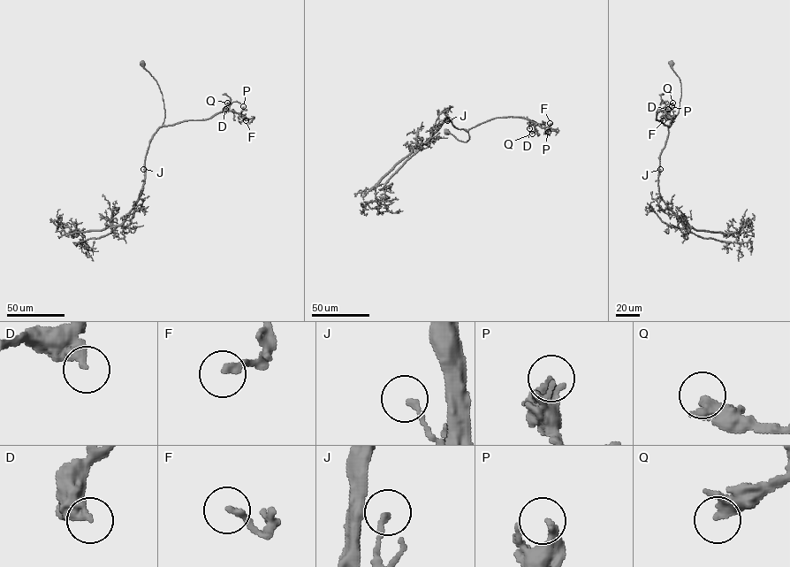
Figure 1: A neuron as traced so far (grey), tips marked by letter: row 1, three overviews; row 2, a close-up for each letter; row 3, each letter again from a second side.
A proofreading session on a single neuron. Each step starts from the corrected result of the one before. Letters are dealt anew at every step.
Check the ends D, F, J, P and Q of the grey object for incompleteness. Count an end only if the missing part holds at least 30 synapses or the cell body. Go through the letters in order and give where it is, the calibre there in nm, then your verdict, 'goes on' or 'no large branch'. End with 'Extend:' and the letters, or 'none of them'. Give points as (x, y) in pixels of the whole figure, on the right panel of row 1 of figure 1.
D: place (668, 109); calibre 300 nm; no large branch
F: place (663, 120); calibre 200 nm; no large branch
J: place (660, 169); calibre 180 nm; no large branch
P: place (672, 106); calibre 320 nm; no large branch
Q: place (672, 103); calibre 380 nm; goes on
Extend: Q

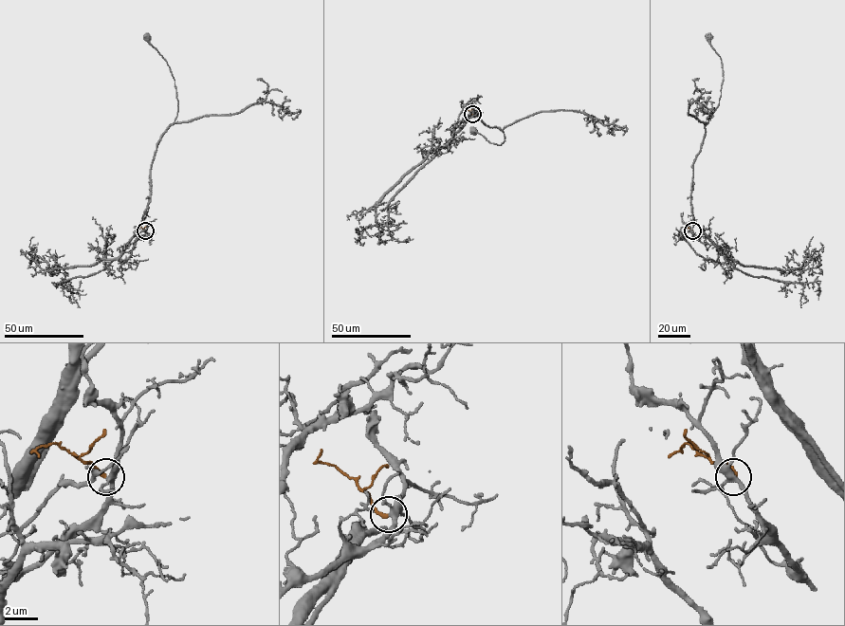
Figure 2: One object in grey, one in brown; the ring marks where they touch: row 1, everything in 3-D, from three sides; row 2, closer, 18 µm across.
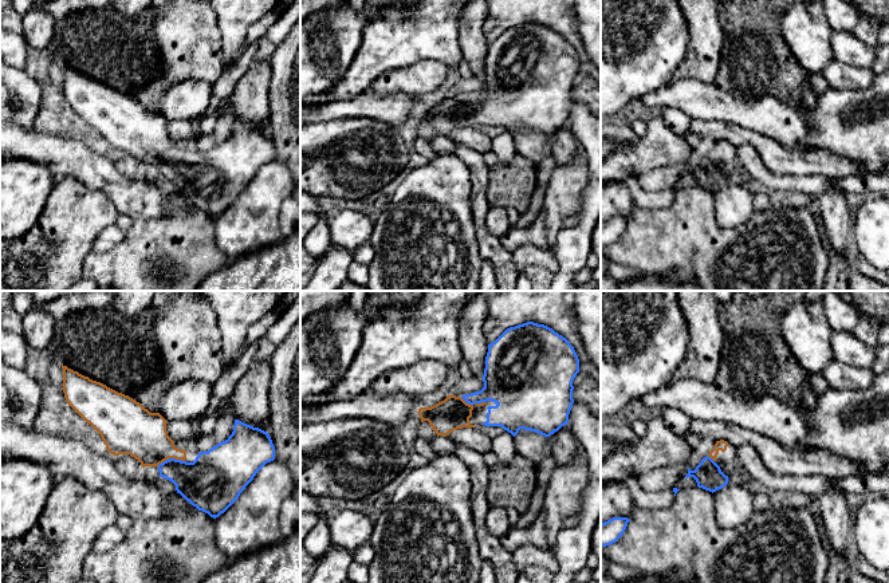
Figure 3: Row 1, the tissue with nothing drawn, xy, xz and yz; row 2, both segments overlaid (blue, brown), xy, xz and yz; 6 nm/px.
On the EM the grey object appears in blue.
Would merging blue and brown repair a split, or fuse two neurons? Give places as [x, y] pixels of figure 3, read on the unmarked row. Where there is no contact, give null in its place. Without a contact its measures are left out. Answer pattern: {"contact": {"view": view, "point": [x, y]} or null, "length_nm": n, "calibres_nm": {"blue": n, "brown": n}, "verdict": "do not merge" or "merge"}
{"contact": {"view": "xy", "point": [170, 158]}, "length_nm": 170, "calibres_nm": {"blue": 300, "brown": 280}, "verdict": "merge"}

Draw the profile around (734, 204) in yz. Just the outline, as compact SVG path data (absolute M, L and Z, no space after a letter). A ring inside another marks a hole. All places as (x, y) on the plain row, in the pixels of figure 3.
M727 184L713 192L716 224L720 228L735 228L750 221L755 213L754 194L744 186Z

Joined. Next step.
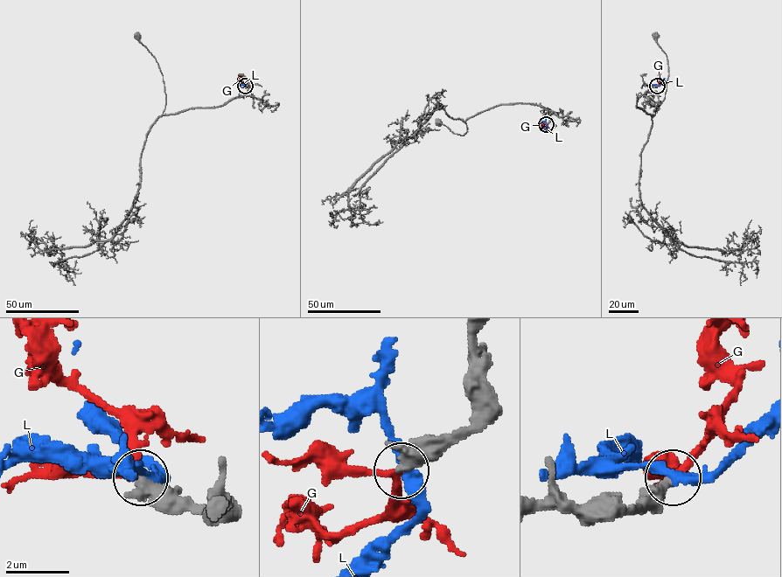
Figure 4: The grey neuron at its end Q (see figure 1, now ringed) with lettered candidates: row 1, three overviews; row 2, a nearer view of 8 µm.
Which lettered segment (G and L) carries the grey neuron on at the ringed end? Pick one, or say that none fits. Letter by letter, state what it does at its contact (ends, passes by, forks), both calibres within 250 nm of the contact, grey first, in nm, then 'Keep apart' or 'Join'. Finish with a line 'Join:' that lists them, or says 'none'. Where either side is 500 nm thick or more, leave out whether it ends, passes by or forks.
G: It passes by. Thickness 440 nm (grey) against 200 nm. Join
L: It passes by. Thickness 480 nm (grey) against 280 nm. Keep apart
Join: G

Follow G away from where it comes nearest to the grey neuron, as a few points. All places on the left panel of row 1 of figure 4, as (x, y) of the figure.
G: (245, 86), (240, 73)

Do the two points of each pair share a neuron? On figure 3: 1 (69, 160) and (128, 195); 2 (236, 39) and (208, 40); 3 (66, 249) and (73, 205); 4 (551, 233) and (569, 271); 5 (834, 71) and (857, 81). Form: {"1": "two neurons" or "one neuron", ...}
{"1": "one neuron", "2": "two neurons", "3": "one neuron", "4": "two neurons", "5": "one neuron"}

